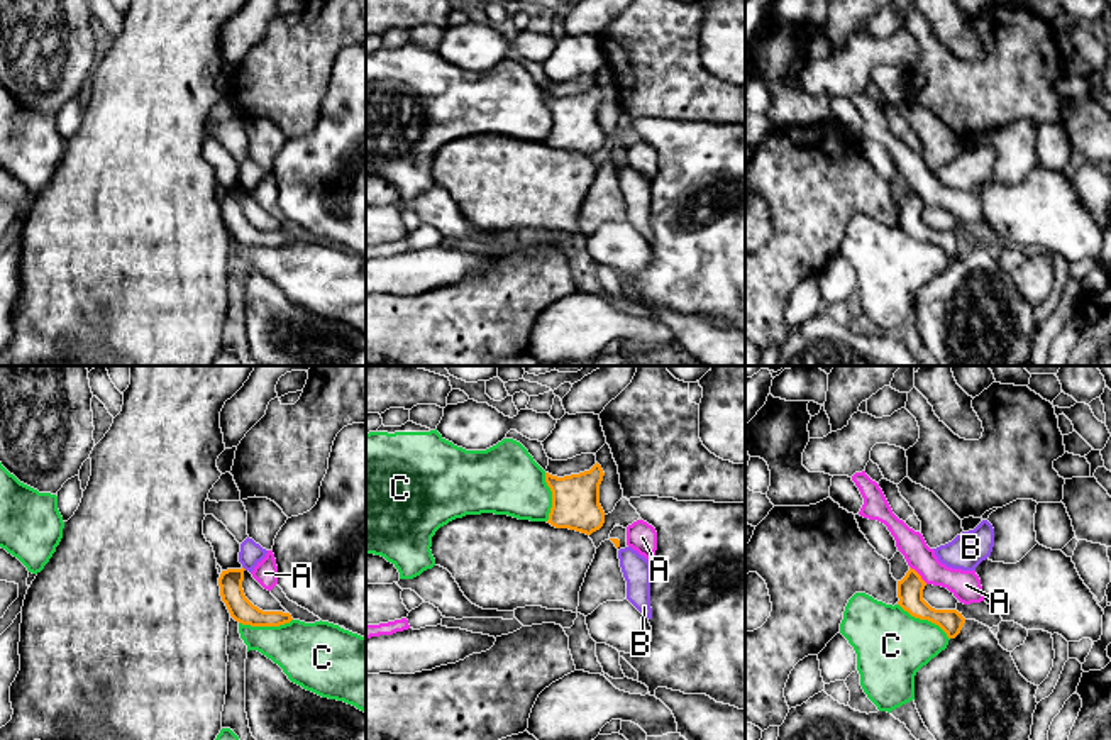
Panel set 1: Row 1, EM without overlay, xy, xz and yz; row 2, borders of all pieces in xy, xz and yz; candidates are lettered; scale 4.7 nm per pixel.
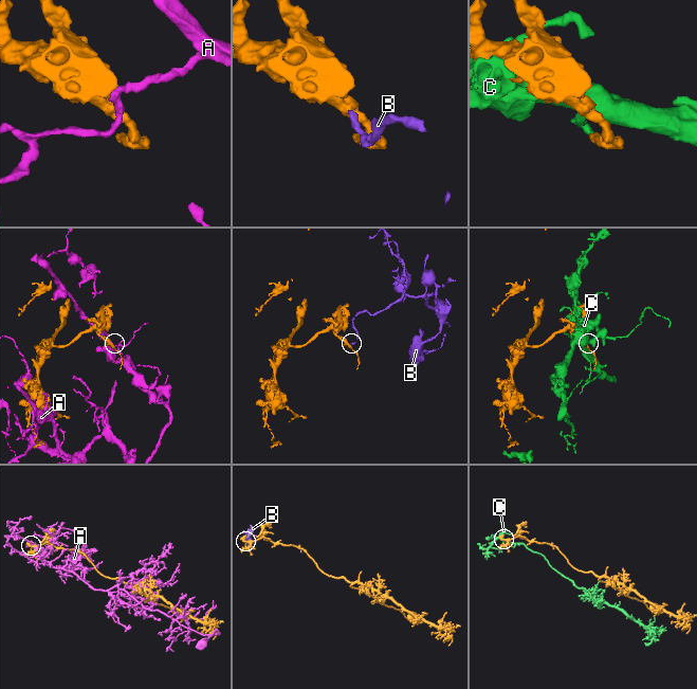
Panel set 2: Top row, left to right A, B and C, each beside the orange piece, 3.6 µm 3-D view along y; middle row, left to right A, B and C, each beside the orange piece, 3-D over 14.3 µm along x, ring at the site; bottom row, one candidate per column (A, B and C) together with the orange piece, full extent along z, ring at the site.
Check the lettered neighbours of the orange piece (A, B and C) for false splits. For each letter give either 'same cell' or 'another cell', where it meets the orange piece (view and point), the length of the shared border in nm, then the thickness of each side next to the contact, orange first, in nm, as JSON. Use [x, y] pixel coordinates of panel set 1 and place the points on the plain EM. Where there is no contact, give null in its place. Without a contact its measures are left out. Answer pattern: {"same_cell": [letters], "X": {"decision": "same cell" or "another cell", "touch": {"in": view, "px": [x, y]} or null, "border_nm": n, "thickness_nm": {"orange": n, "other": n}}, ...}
{"same_cell": [], "A": {"decision": "another cell", "touch": {"in": "yz", "px": [918, 195]}, "border_nm": 120, "thickness_nm": {"orange": 130, "other": 140}}, "B": {"decision": "another cell", "touch": null}, "C": {"decision": "another cell", "touch": {"in": "xy", "px": [265, 246]}, "border_nm": 260, "thickness_nm": {"orange": 110, "other": 300}}}

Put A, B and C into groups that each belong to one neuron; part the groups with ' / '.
A / B / C

